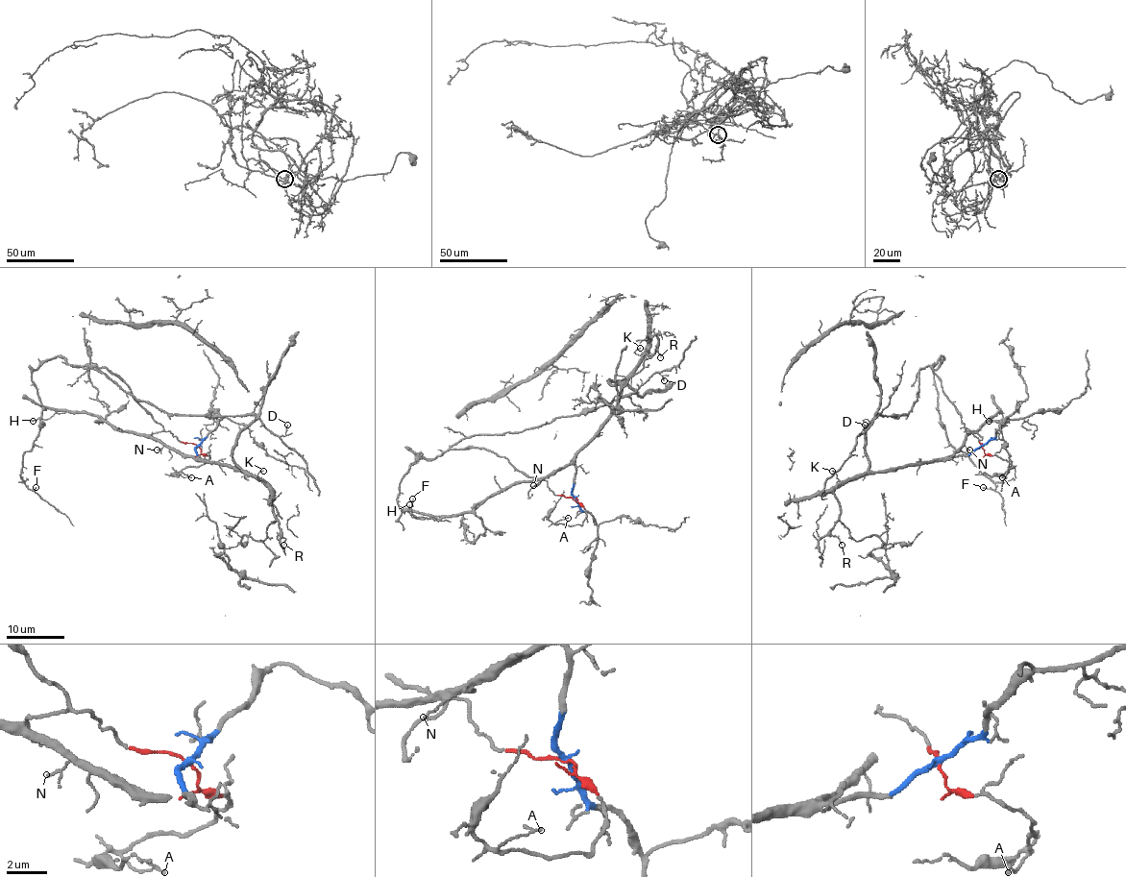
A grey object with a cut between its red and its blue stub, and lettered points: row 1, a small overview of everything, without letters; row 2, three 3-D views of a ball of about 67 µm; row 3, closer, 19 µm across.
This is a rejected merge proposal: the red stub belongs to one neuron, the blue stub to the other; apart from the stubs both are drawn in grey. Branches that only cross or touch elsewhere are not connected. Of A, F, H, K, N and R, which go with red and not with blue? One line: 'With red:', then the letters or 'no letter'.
With red: A, F

